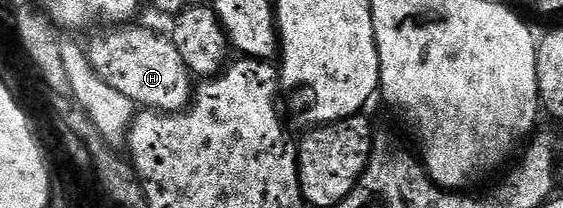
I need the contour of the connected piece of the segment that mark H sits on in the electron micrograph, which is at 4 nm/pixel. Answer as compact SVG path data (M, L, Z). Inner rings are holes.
M123 23L118 27L100 29L103 30L91 42L86 42L87 58L89 63L93 63L93 71L97 71L97 75L101 75L113 91L121 91L121 95L134 101L136 106L156 113L182 113L190 106L193 100L193 74L166 32L154 33L151 29L142 29L139 23Z

